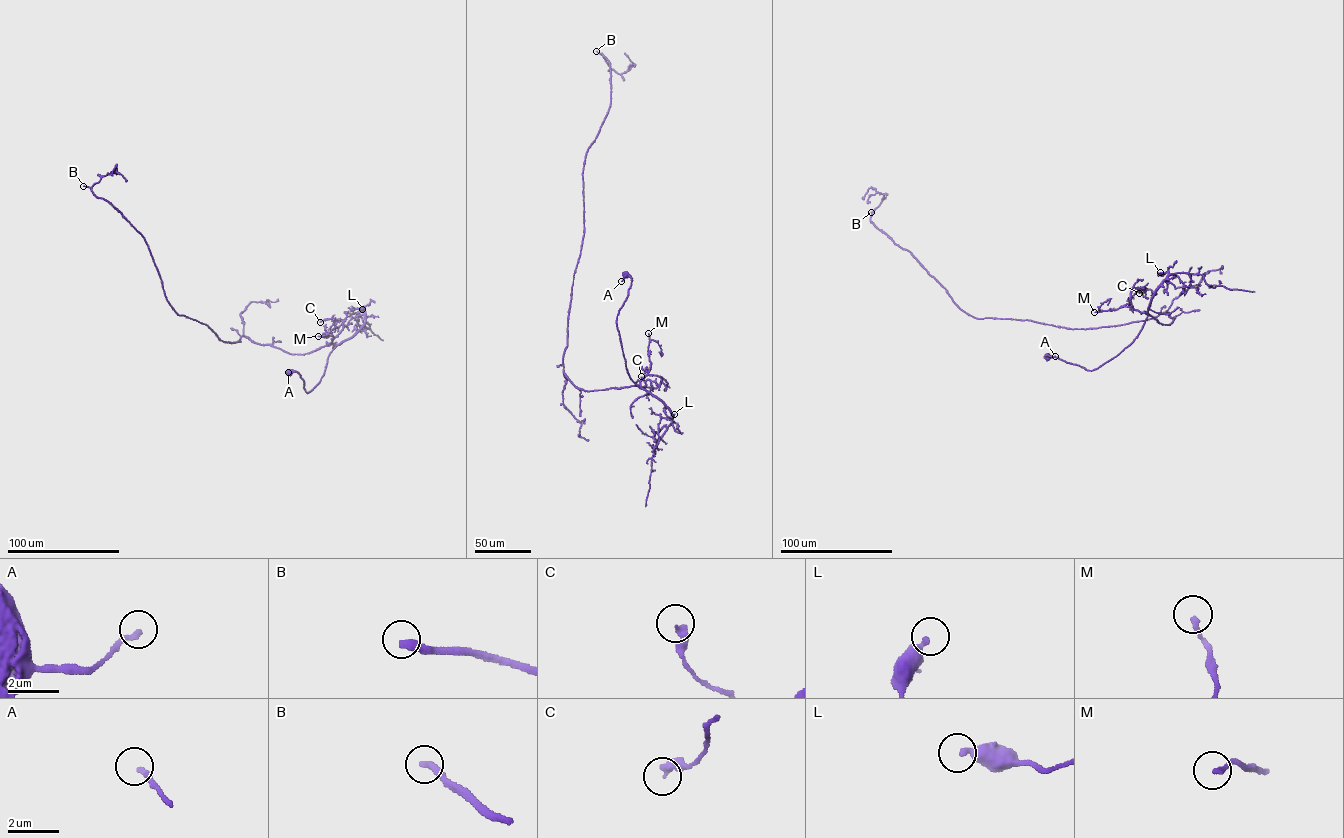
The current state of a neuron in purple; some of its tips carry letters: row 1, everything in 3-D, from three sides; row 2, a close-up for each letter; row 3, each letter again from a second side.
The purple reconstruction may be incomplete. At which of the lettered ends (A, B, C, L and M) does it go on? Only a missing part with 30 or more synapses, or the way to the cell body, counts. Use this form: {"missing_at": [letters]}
{"missing_at": ["B"]}

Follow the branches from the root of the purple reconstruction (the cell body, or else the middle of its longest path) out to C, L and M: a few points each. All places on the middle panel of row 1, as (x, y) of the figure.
C: (626, 274), (631, 285), (616, 323), (628, 373), (640, 388), (646, 375), (663, 378), (657, 385), (641, 376)
L: (626, 274), (631, 277), (631, 285), (616, 323), (626, 368), (639, 387), (666, 406), (672, 422), (674, 414)
M: (626, 274), (631, 277), (631, 285), (616, 323), (628, 373), (640, 388), (640, 380), (650, 366), (648, 333)

